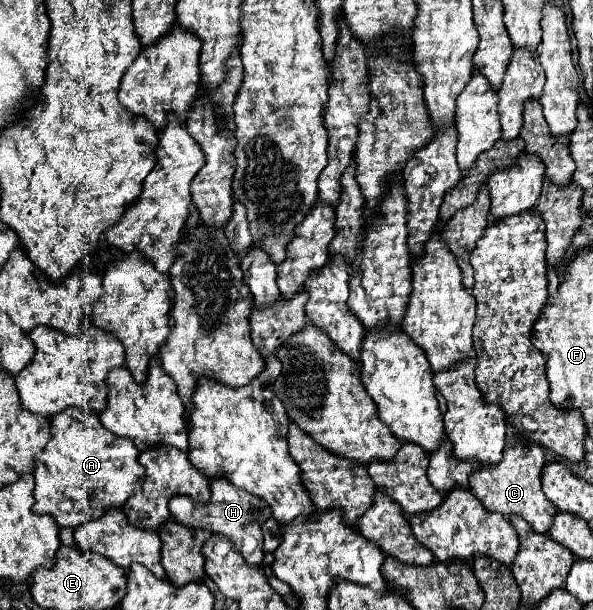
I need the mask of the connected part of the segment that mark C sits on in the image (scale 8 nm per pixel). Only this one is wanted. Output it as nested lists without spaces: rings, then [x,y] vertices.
[[[537,444],[531,446],[507,446],[503,452],[503,460],[499,464],[479,468],[475,476],[471,476],[471,492],[479,498],[479,502],[489,510],[503,516],[521,516],[525,518],[531,528],[539,534],[547,534],[557,508],[545,498],[541,490],[541,470],[545,466],[543,448]]]

